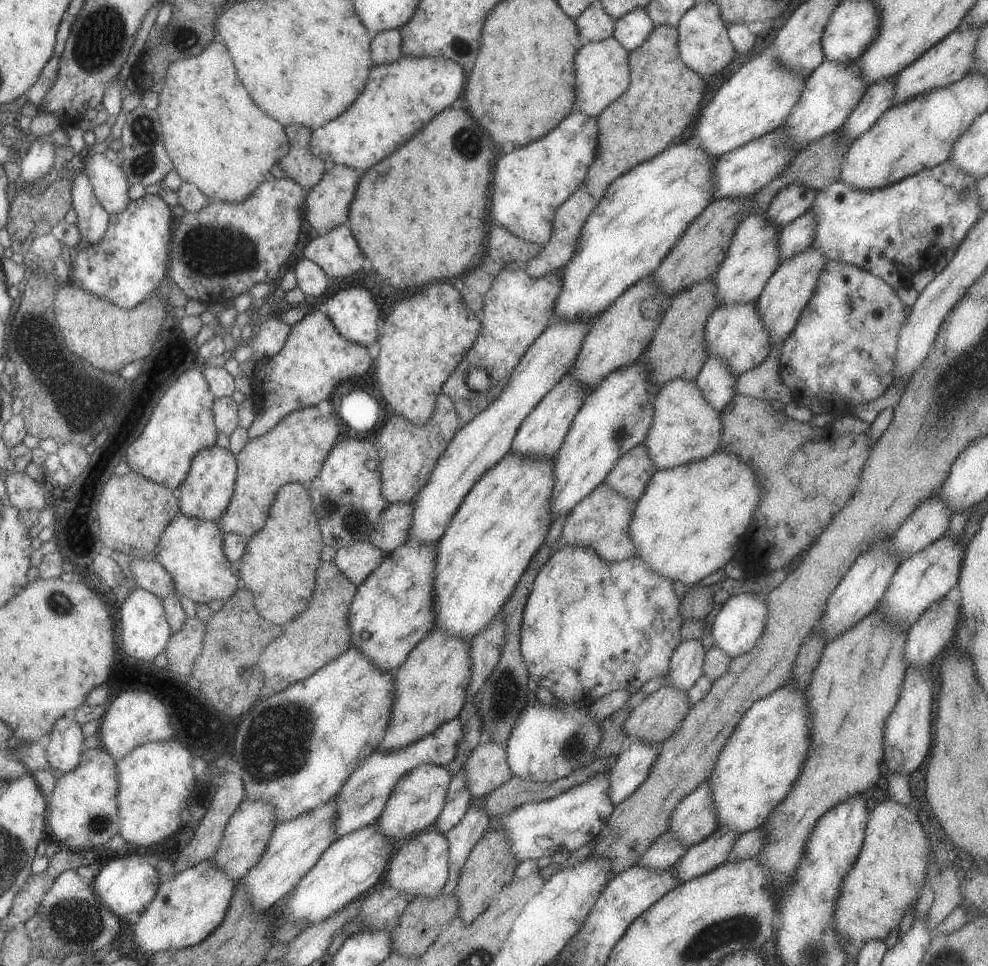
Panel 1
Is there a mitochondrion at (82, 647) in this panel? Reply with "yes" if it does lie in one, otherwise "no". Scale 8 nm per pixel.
no

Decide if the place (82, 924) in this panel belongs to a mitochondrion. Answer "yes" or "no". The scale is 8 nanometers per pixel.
yes

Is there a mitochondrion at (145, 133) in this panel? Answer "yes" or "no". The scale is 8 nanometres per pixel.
yes

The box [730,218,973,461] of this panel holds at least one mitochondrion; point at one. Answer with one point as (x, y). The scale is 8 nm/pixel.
(952, 391)

